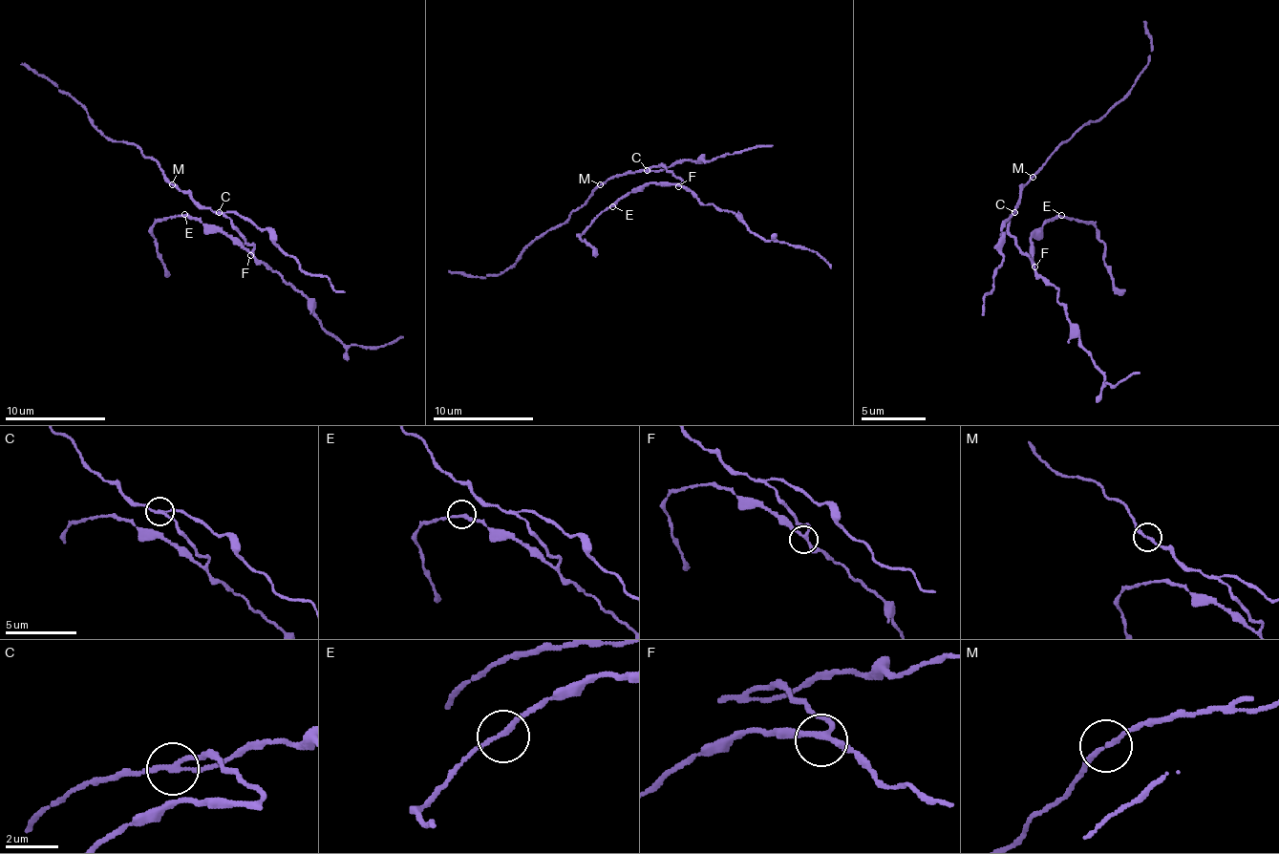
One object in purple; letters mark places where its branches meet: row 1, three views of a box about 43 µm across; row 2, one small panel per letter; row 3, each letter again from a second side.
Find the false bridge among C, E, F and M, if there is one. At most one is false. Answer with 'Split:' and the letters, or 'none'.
Split: C

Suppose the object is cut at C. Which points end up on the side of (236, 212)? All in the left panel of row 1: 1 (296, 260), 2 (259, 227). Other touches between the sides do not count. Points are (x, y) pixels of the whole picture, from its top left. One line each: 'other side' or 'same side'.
1: same side
2: same side

